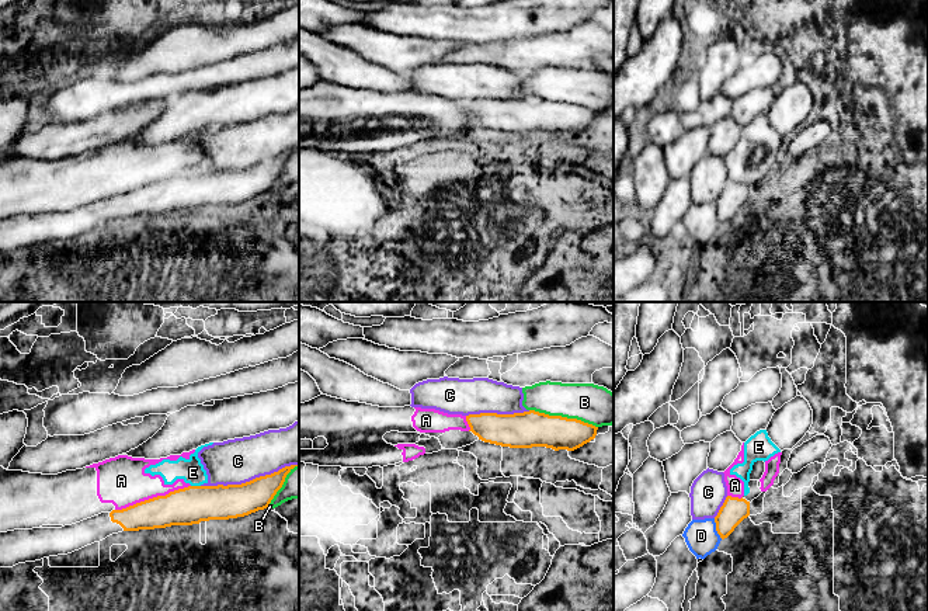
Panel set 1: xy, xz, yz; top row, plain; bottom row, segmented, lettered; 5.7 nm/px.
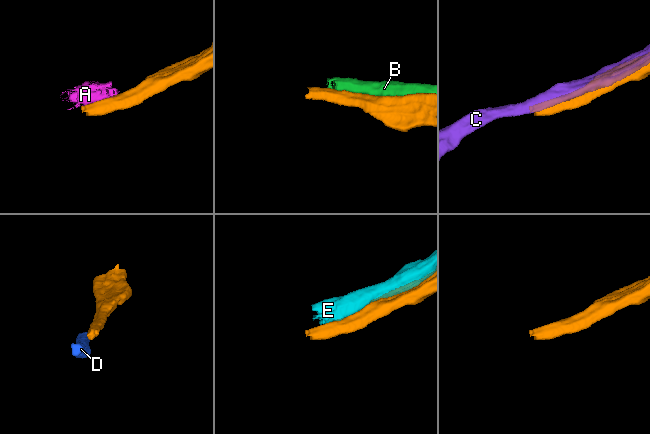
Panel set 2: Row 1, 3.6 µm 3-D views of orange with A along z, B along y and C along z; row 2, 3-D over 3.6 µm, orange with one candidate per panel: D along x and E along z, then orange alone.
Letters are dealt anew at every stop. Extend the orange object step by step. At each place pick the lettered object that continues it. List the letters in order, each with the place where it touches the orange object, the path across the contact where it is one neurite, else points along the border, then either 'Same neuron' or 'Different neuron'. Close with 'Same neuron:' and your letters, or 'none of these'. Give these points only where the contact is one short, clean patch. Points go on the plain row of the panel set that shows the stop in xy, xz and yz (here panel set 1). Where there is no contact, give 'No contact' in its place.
A: Touches orange at xy (153, 183). Boundary: xy (190, 170), (115, 195). Different neuron
B: Touches orange at xz (563, 103). Different neuron
C: Touches orange at xy (250, 166). Different neuron
D: Touches orange at yz (716, 214). Boundary: yz (713, 204), (716, 218), (722, 224). Different neuron
E: Touches orange at xy (195, 172). Different neuron
Same neuron: none of these

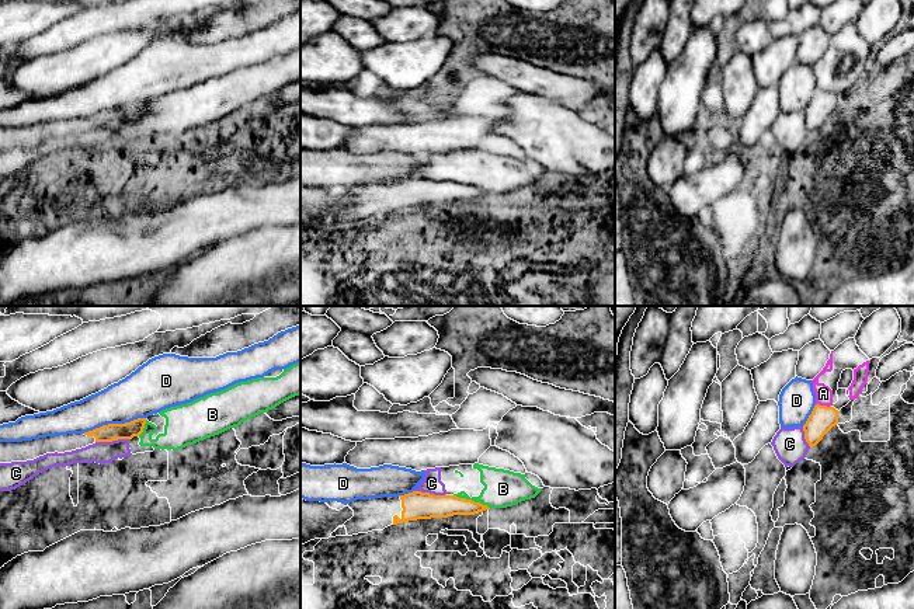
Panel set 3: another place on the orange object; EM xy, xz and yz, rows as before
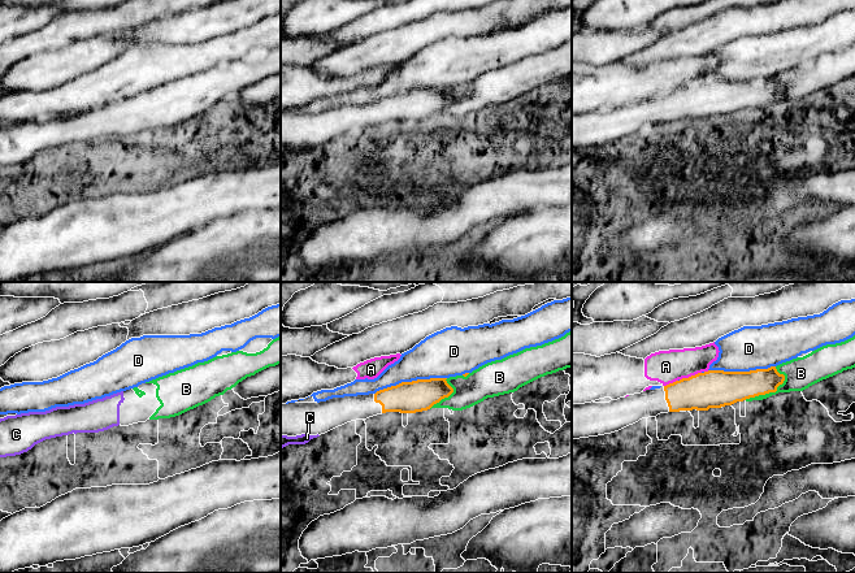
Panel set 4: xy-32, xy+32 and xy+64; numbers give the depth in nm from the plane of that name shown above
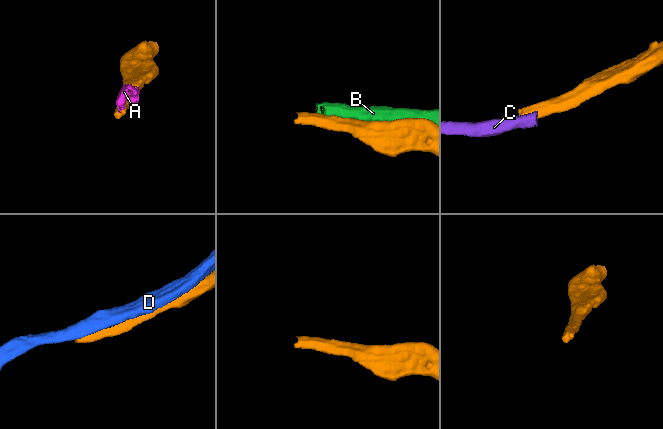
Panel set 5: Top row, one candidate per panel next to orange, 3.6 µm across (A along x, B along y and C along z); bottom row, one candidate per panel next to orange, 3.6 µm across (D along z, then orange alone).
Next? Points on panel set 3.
A: Touches orange at yz (823, 91). Boundary: yz (816, 89), (830, 91). Different neuron
B: Touches orange at xz (471, 185). Different neuron
C: Touches orange at xy (113, 125). Boundary: xy (129, 124), (96, 128). Different neuron
D: Touches orange at xy (114, 110). Different neuron
Same neuron: none of these

